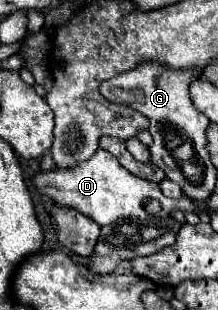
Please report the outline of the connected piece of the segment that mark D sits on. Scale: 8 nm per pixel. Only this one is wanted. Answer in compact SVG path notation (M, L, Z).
M97 149L97 153L89 159L79 163L77 167L71 169L51 169L51 171L39 171L33 177L33 185L37 187L37 191L45 197L49 197L57 207L67 207L67 209L75 209L79 213L83 213L85 217L93 219L97 225L109 225L113 221L119 219L147 219L147 211L145 211L145 203L149 199L155 199L161 203L161 215L169 215L173 209L181 209L183 213L197 213L197 207L191 203L191 199L187 197L179 197L179 199L167 199L157 183L151 183L147 179L135 177L133 173L129 173L119 161L117 157L113 157L109 151L105 149Z

